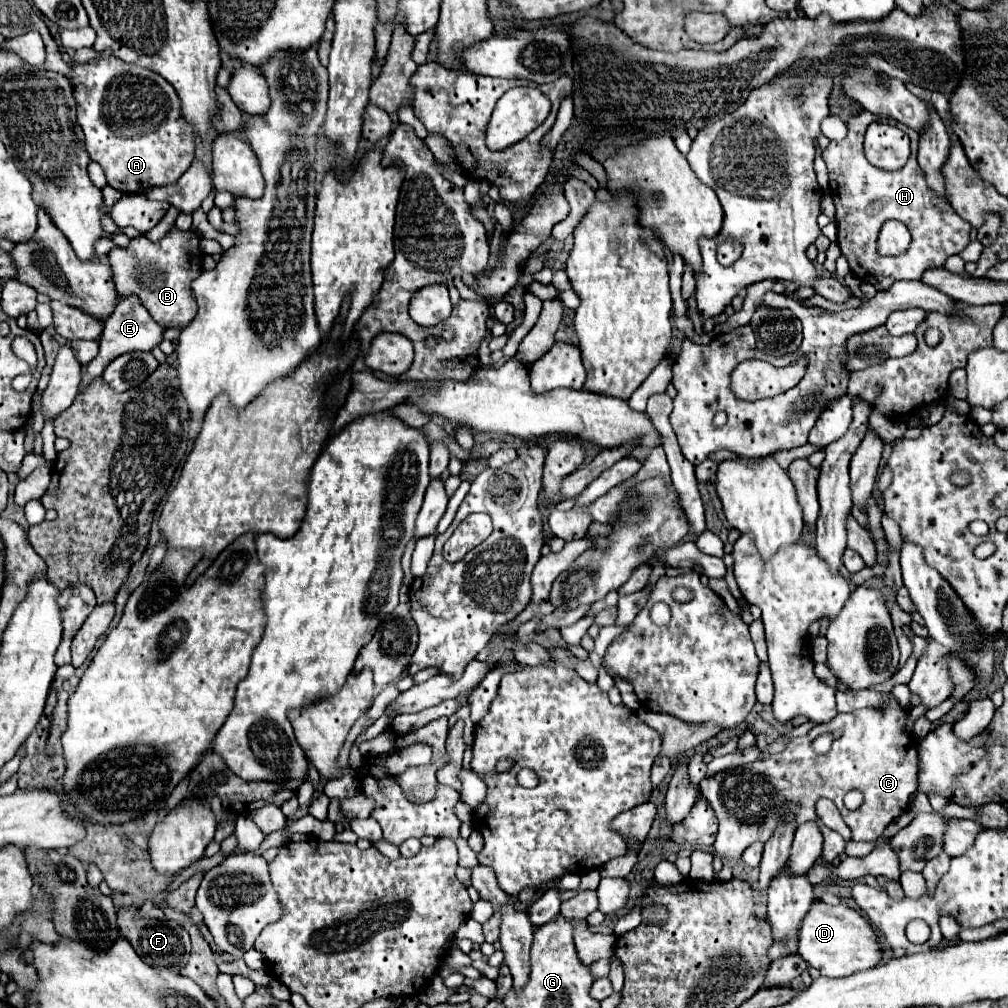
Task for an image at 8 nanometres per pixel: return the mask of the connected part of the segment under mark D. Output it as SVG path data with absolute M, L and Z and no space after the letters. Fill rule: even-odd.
M813 901L809 913L803 917L799 931L799 955L809 967L821 971L823 977L845 977L861 969L875 967L881 959L881 947L871 925L847 905L827 905Z

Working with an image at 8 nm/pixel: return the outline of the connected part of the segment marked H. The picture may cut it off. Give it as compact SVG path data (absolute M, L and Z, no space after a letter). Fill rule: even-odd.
M861 111L847 121L847 137L841 141L831 141L823 151L823 159L829 169L829 189L837 209L837 243L841 253L849 261L849 269L861 281L871 283L877 291L889 289L895 281L913 281L931 269L943 265L951 255L957 255L969 243L971 225L961 219L955 209L941 197L937 197L927 185L923 171L917 165L917 143L919 135L913 129L899 125L911 137L911 157L907 165L899 171L879 171L863 155L863 135L869 123L873 123L873 113ZM887 219L897 219L905 223L911 231L911 247L897 257L881 257L875 249L875 239L881 225Z

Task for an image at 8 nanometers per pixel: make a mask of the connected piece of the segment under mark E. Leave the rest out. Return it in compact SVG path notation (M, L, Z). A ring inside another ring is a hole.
M129 295L125 299L121 299L119 307L115 309L115 313L105 321L105 329L103 329L103 335L101 335L101 341L99 341L99 355L83 367L83 377L81 377L81 383L79 383L79 393L81 389L85 389L91 381L95 381L103 369L115 359L119 357L121 353L129 353L129 351L149 351L153 349L155 345L159 345L163 339L163 327L159 327L151 315L147 313L147 309L139 303L137 297Z

